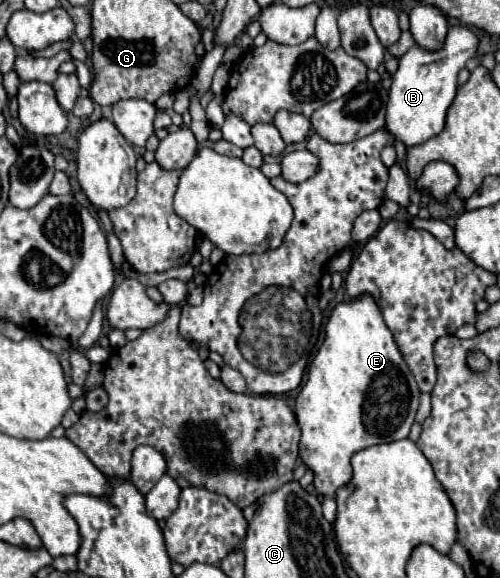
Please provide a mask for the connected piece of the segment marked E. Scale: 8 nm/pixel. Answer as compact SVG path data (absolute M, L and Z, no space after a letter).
M363 293L361 297L337 303L325 325L325 339L309 365L307 383L303 385L295 403L295 417L301 429L299 455L315 473L313 483L317 493L333 497L337 487L349 483L353 475L349 459L353 453L383 441L405 439L415 421L417 407L419 387L393 339L391 329L383 321L375 299L369 293Z

